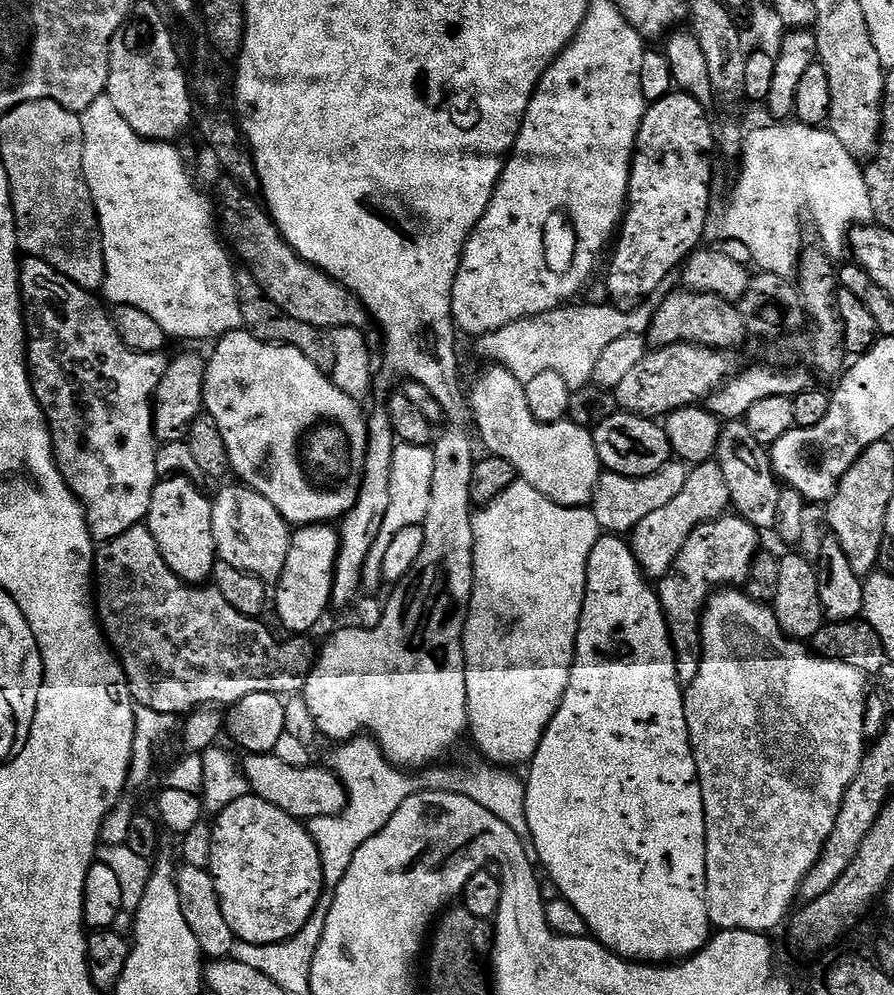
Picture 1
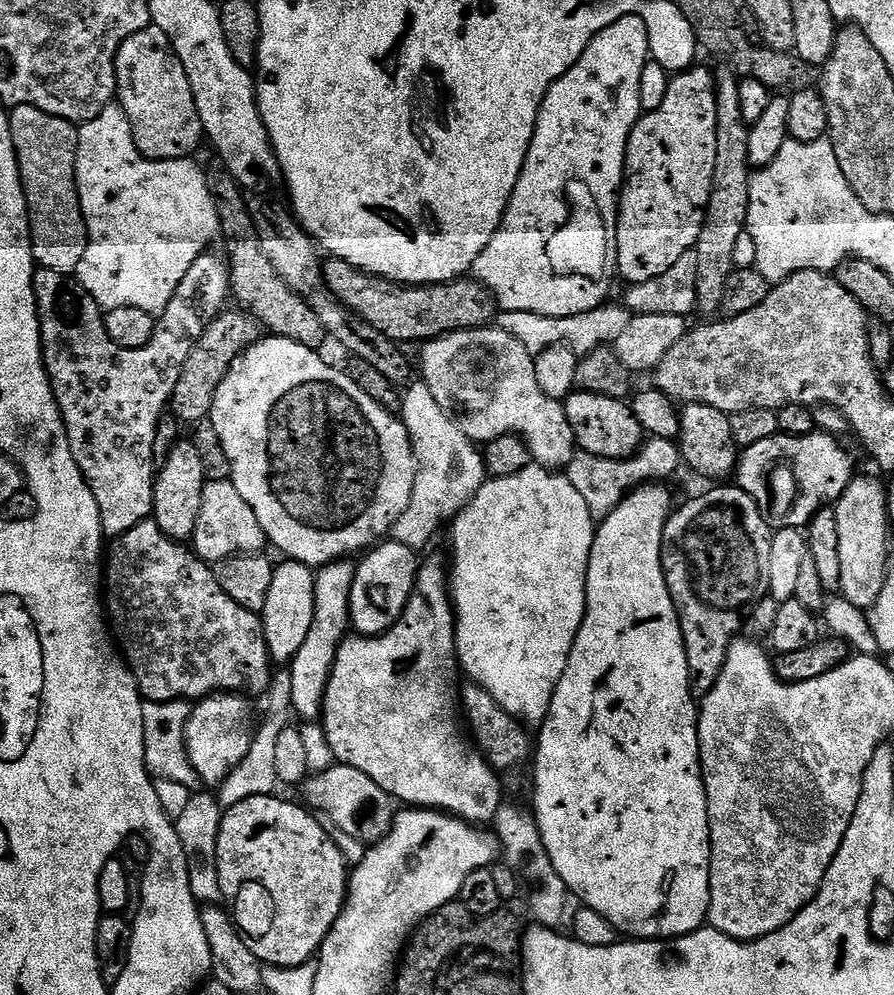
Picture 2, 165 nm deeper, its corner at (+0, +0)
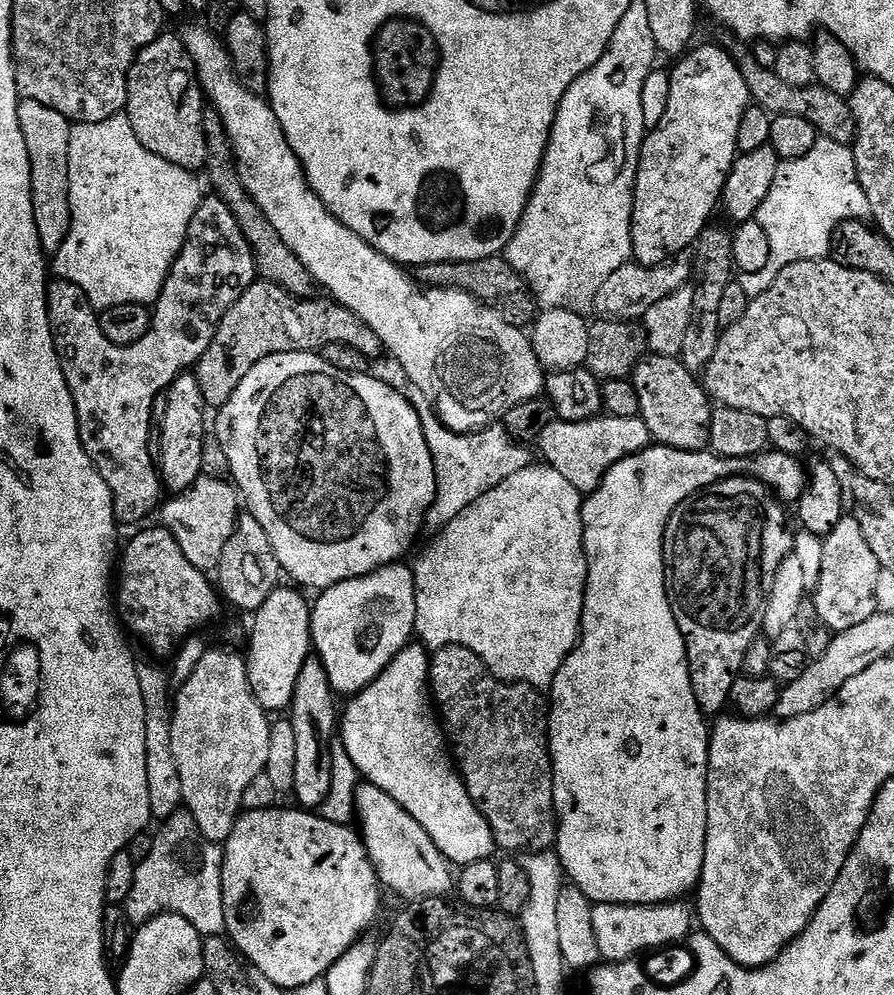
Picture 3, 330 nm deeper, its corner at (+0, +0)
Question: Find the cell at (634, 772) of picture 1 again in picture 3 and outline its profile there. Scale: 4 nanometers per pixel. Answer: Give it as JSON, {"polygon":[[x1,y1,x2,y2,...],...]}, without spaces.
{"polygon":[[649,446,630,458,622,458,602,478,602,482,592,492,587,493,582,522,584,523,584,553,588,563,588,581,584,595,584,613,580,623,580,640,576,648,566,658,562,670,554,678,550,689,550,711,548,714,548,749,552,755,552,785,554,786,554,806,556,807,556,843,554,851,560,857,564,875,593,904,670,904,684,898,700,883,704,855,706,854,706,826,708,825,708,737,710,724,698,702,690,682,686,642,678,622,674,622,674,610,668,601,668,587,664,577,664,535,672,512,684,500,689,500,701,488,709,488,719,480,729,480,731,476,751,473,760,483,765,484,785,505,792,506,800,499,806,483,805,465,794,456,765,450,751,459,722,458,710,450,687,452,663,446]]}

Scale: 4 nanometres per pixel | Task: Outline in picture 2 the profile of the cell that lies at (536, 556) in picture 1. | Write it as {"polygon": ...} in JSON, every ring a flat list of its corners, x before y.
{"polygon":[[533,466,526,470,518,470,518,474,510,474,510,478,488,478,484,485,474,494,470,503,451,521,452,528,452,560,450,556,450,595,452,607,456,609,456,658,463,675,487,690,490,698,502,706,511,716,528,726,539,726,548,717,550,702,554,698,554,690,566,670,566,662,570,658,570,650,574,646,574,638,582,626,582,618,586,614,586,578,590,566,590,550,594,546,594,538,598,524,593,520,582,494,574,490,567,475,551,468]]}

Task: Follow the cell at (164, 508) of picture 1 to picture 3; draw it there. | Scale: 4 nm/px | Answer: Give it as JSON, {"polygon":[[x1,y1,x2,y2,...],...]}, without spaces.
{"polygon":[[185,374,177,378,168,387,166,395,166,419,162,422,162,442,158,446,158,475,163,487,169,493,175,494,185,492,202,475,206,405,202,398,202,390,198,390,198,378,194,374]]}

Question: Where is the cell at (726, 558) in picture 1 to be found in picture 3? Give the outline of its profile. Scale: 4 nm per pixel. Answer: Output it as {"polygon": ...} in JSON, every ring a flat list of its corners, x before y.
{"polygon":[[745,474,701,488,689,500,680,503,666,526,664,577,668,601,674,610,674,622,678,622,678,630,682,630,686,642,694,698,705,717,715,717,729,707,730,686,734,686,741,675,742,658,764,627,768,585,780,563,793,555,794,529,788,525,787,511,789,509,765,484]]}

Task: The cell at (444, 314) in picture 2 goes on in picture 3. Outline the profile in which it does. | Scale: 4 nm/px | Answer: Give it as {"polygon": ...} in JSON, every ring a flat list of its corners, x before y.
{"polygon":[[503,255,487,256,481,260,451,260,437,264,421,264,415,269,414,279,425,288,453,288,469,292,482,301,487,308,493,308,502,322,515,328,527,329,538,315,538,305,523,276,519,276,508,265]]}

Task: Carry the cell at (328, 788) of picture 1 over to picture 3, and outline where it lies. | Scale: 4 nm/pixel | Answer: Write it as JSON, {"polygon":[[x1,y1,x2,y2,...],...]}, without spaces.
{"polygon":[[367,782,361,783,356,790,355,815,358,822,360,820,358,831,360,839,364,841,364,849,367,850,370,862,376,868,376,876,387,891,389,888,390,891,405,896,405,901,408,902,444,898,449,895,447,892,451,888,453,891,454,872,448,861,444,859,438,846,434,846,430,834,426,834,426,830,422,830,422,826,418,826,418,822,414,822,414,818,410,818,410,814,406,814,402,806,398,806,396,799,386,794,386,790,378,790,378,786]]}

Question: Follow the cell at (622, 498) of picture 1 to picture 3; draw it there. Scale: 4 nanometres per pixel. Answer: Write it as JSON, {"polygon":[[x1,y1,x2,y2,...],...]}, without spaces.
{"polygon":[[601,414,586,422,566,422,553,419,546,430,542,430,538,441,538,449,543,463,558,470,570,486,574,486,581,494,592,492,606,478,610,466,622,462,622,458,630,458,642,450,646,450,653,443,650,430,646,422,639,416,634,418,618,418]]}

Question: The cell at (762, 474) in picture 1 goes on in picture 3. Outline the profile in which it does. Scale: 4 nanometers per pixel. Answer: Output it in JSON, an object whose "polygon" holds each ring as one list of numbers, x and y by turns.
{"polygon":[[648,354,638,362,630,379,638,396,639,417,646,422,657,445,687,452,708,448,714,404,698,383,697,373,686,370,677,357]]}

